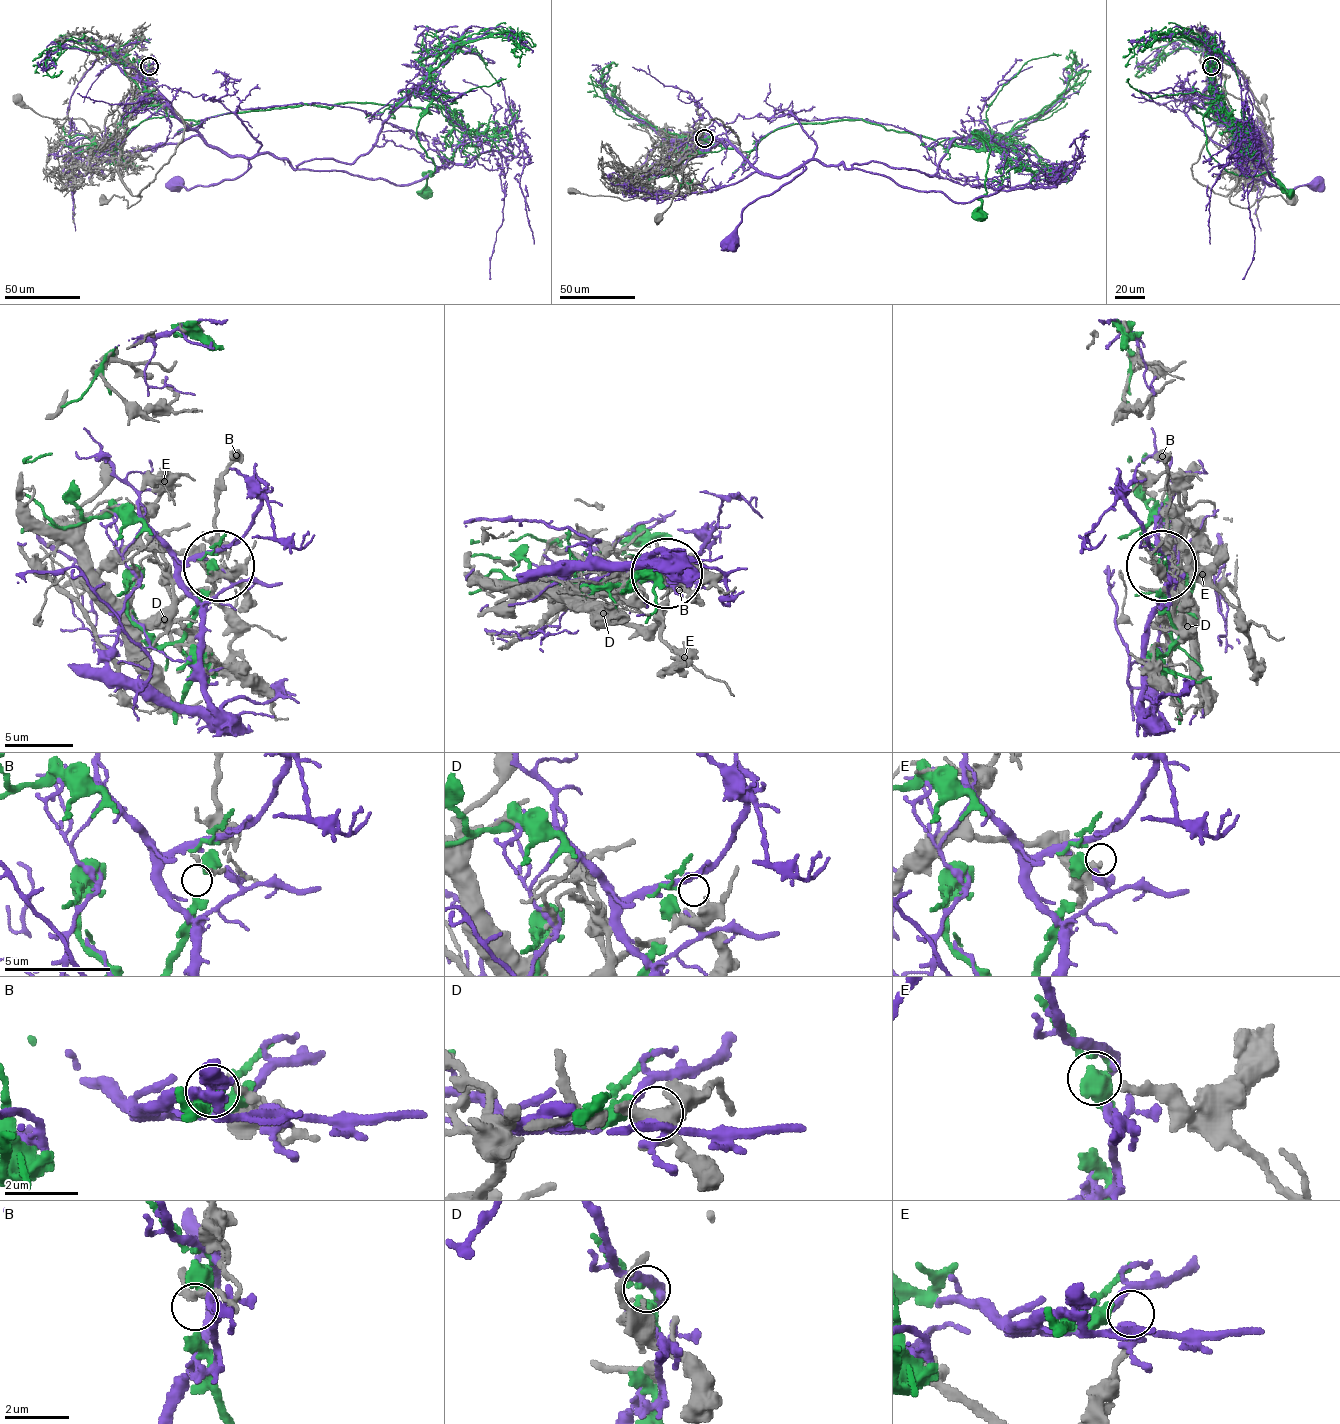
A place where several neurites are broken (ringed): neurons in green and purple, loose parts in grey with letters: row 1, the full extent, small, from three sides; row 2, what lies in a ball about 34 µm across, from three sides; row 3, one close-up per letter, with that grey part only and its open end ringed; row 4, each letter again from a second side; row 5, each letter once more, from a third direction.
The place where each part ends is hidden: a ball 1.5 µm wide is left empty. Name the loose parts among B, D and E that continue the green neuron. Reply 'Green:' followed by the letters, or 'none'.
Green: B

